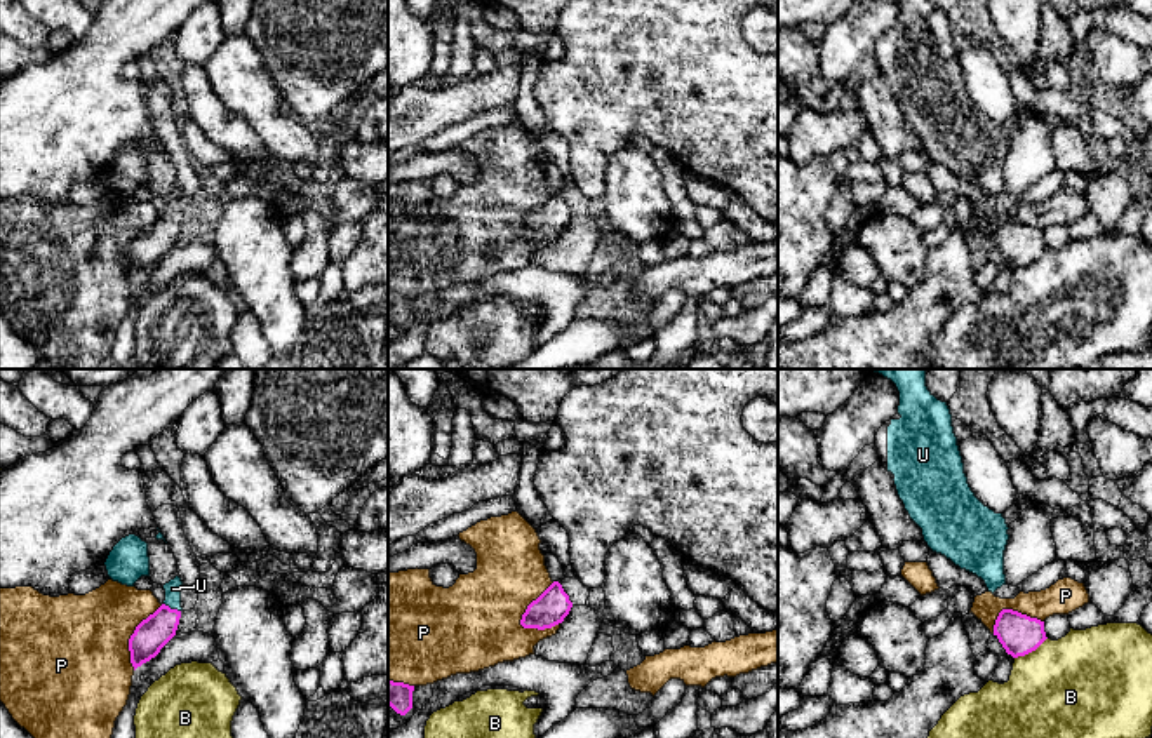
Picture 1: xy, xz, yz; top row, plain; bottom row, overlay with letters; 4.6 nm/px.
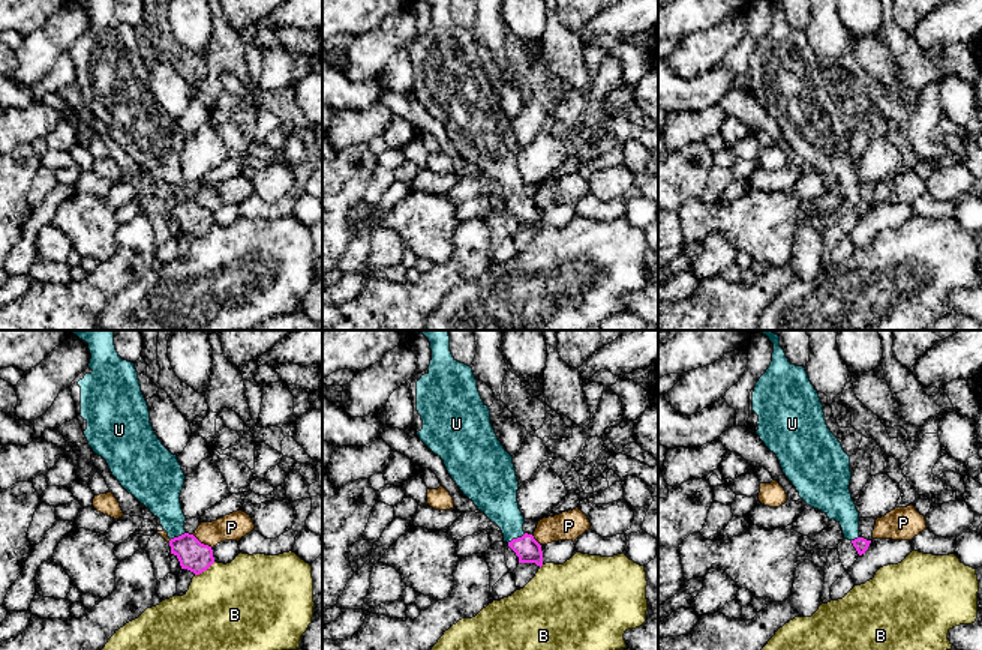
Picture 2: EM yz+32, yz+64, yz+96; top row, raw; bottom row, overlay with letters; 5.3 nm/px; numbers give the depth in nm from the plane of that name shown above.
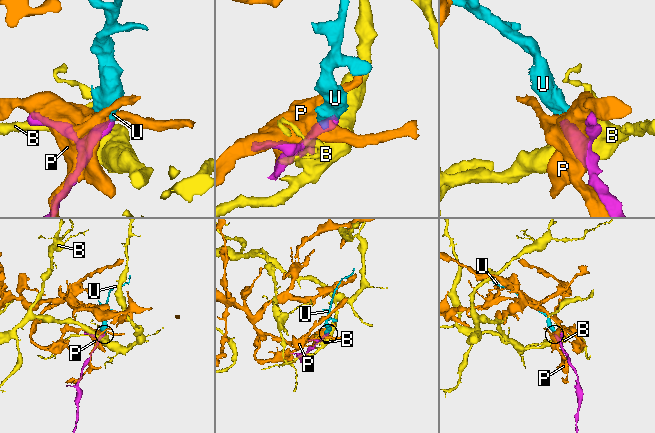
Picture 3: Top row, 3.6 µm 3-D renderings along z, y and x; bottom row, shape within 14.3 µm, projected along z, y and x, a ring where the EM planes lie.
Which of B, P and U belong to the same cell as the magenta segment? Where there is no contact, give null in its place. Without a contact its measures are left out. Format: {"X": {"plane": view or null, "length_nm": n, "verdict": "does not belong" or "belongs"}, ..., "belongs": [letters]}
{"B": {"plane": "yz", "length_nm": 180, "verdict": "does not belong"}, "P": {"plane": "xz", "length_nm": 260, "verdict": "does not belong"}, "U": {"plane": "xy", "length_nm": 90, "verdict": "belongs"}, "belongs": ["U"]}

